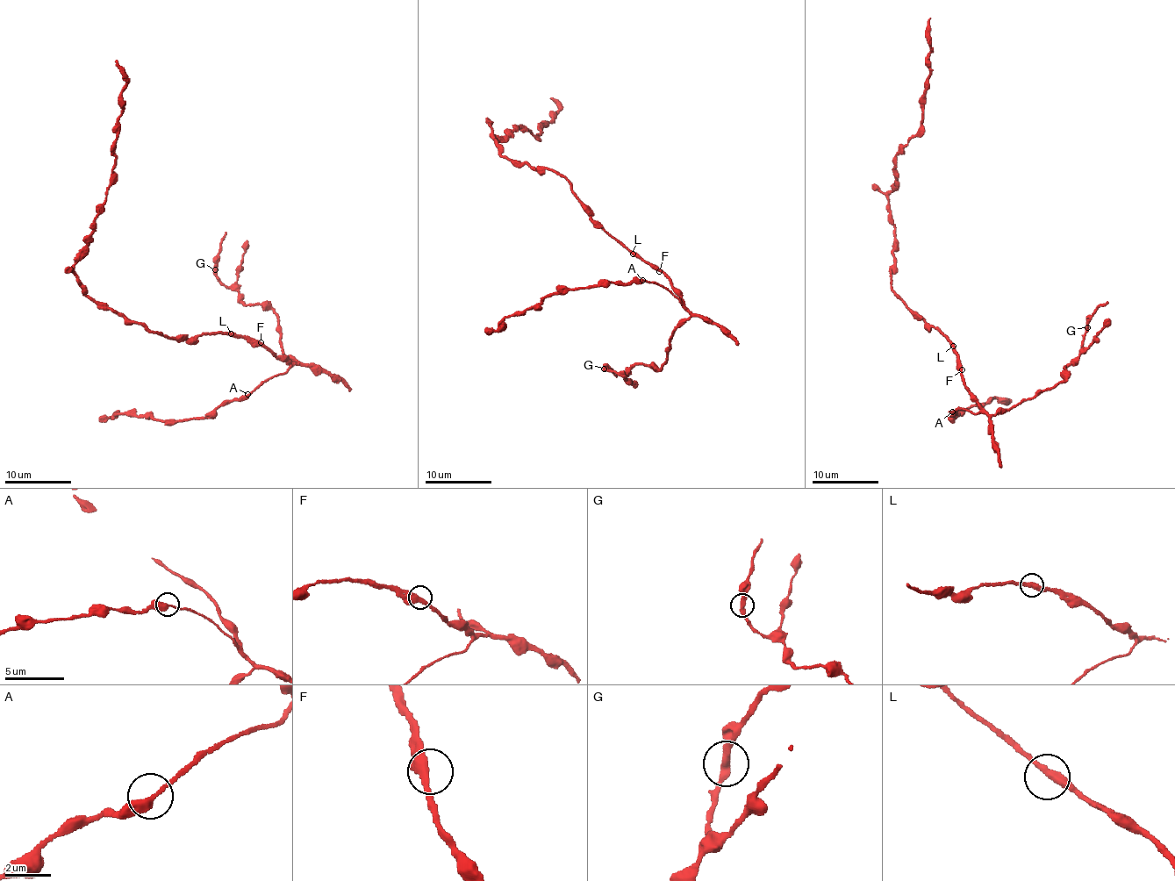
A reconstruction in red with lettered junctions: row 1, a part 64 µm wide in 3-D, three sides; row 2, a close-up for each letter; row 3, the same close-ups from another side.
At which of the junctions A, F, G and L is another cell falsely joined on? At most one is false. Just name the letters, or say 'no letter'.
G

